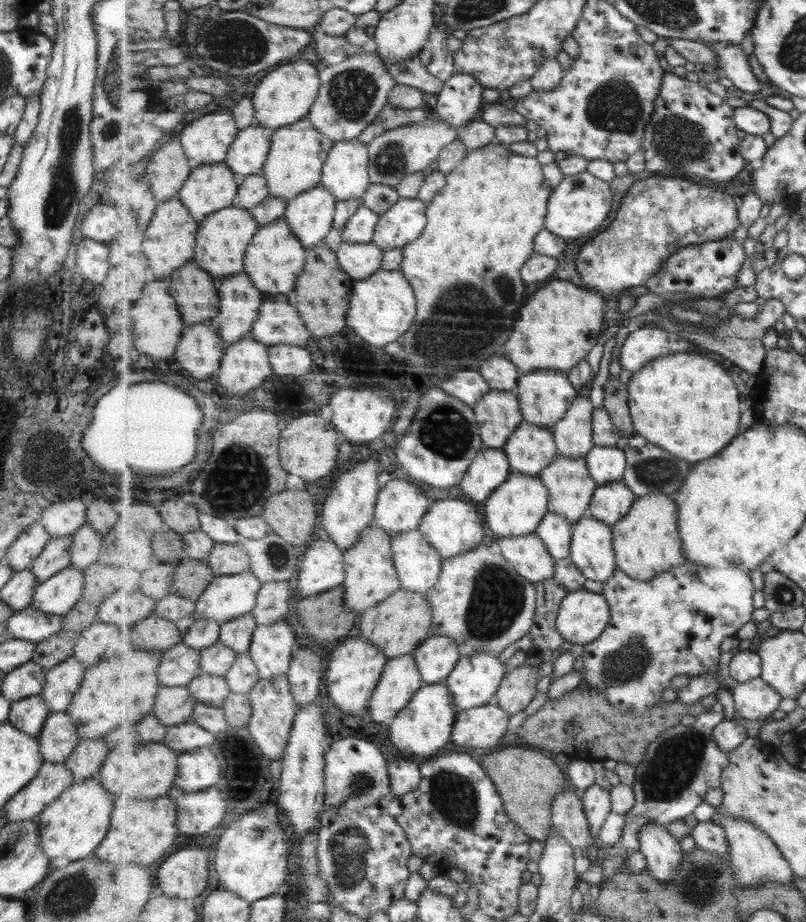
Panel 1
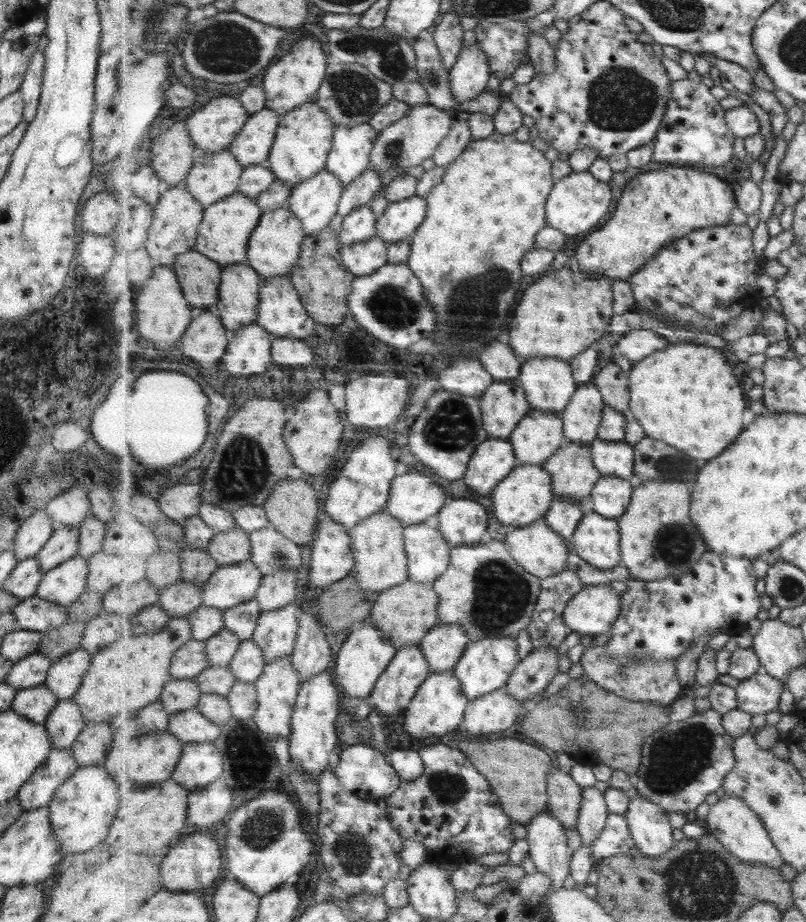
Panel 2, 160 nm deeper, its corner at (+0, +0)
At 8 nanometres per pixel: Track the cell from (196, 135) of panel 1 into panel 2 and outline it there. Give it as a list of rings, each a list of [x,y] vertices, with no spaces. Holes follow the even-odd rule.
[[[238,97],[213,98],[185,120],[197,151],[219,152],[234,142],[249,116]]]

